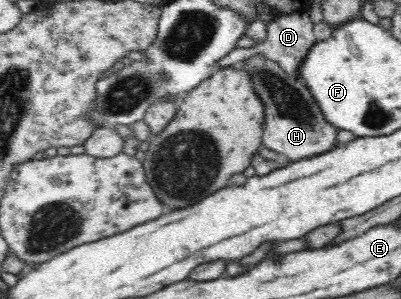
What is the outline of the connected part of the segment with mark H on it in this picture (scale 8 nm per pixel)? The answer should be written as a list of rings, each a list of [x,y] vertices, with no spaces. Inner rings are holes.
[[[260,53],[241,61],[239,70],[247,72],[253,90],[264,106],[266,123],[262,145],[294,162],[331,150],[341,138],[342,132],[325,120],[319,105],[297,74],[287,73],[276,61],[271,61]]]

